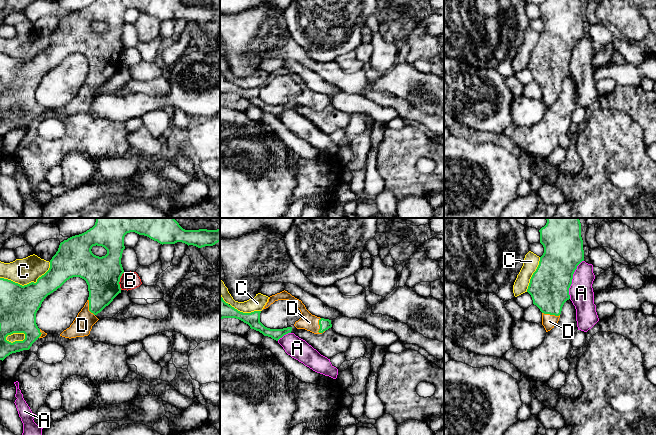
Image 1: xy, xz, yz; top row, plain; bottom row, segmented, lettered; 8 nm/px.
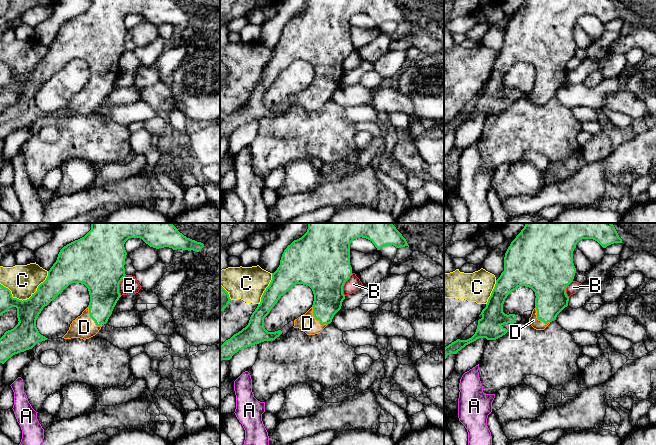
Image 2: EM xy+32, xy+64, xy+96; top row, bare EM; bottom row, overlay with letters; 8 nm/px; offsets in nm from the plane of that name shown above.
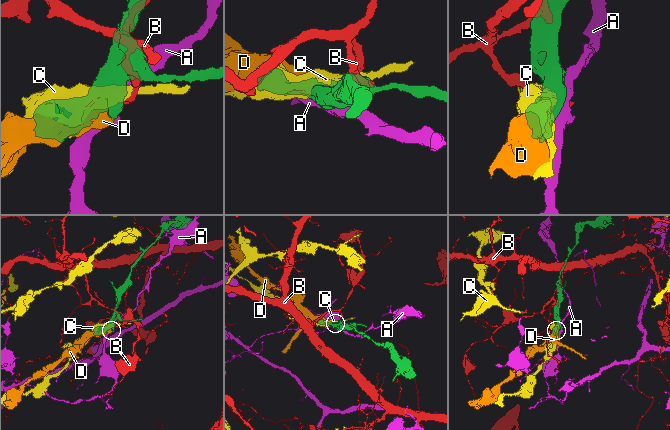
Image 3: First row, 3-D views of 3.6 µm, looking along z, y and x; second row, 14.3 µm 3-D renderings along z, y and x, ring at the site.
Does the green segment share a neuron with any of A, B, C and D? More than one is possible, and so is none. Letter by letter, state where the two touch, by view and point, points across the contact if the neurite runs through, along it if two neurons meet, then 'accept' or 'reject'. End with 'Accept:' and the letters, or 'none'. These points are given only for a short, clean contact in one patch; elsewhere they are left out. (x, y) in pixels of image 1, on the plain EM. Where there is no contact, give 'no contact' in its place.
A: contact yz (572, 54); reject
B: contact xy (119, 57); reject
C: contact xy (29, 59); reject
D: contact xz (320, 102); accept
Accept: D

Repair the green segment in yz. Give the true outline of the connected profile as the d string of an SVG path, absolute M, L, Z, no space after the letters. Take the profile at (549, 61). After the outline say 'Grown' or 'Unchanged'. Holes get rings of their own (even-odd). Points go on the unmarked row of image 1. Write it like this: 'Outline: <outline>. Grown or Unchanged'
Outline: M546 0L539 8L544 29L530 55L527 68L542 88L542 101L548 108L558 99L562 83L570 75L569 64L577 42L584 37L584 26L581 0Z. Grown

